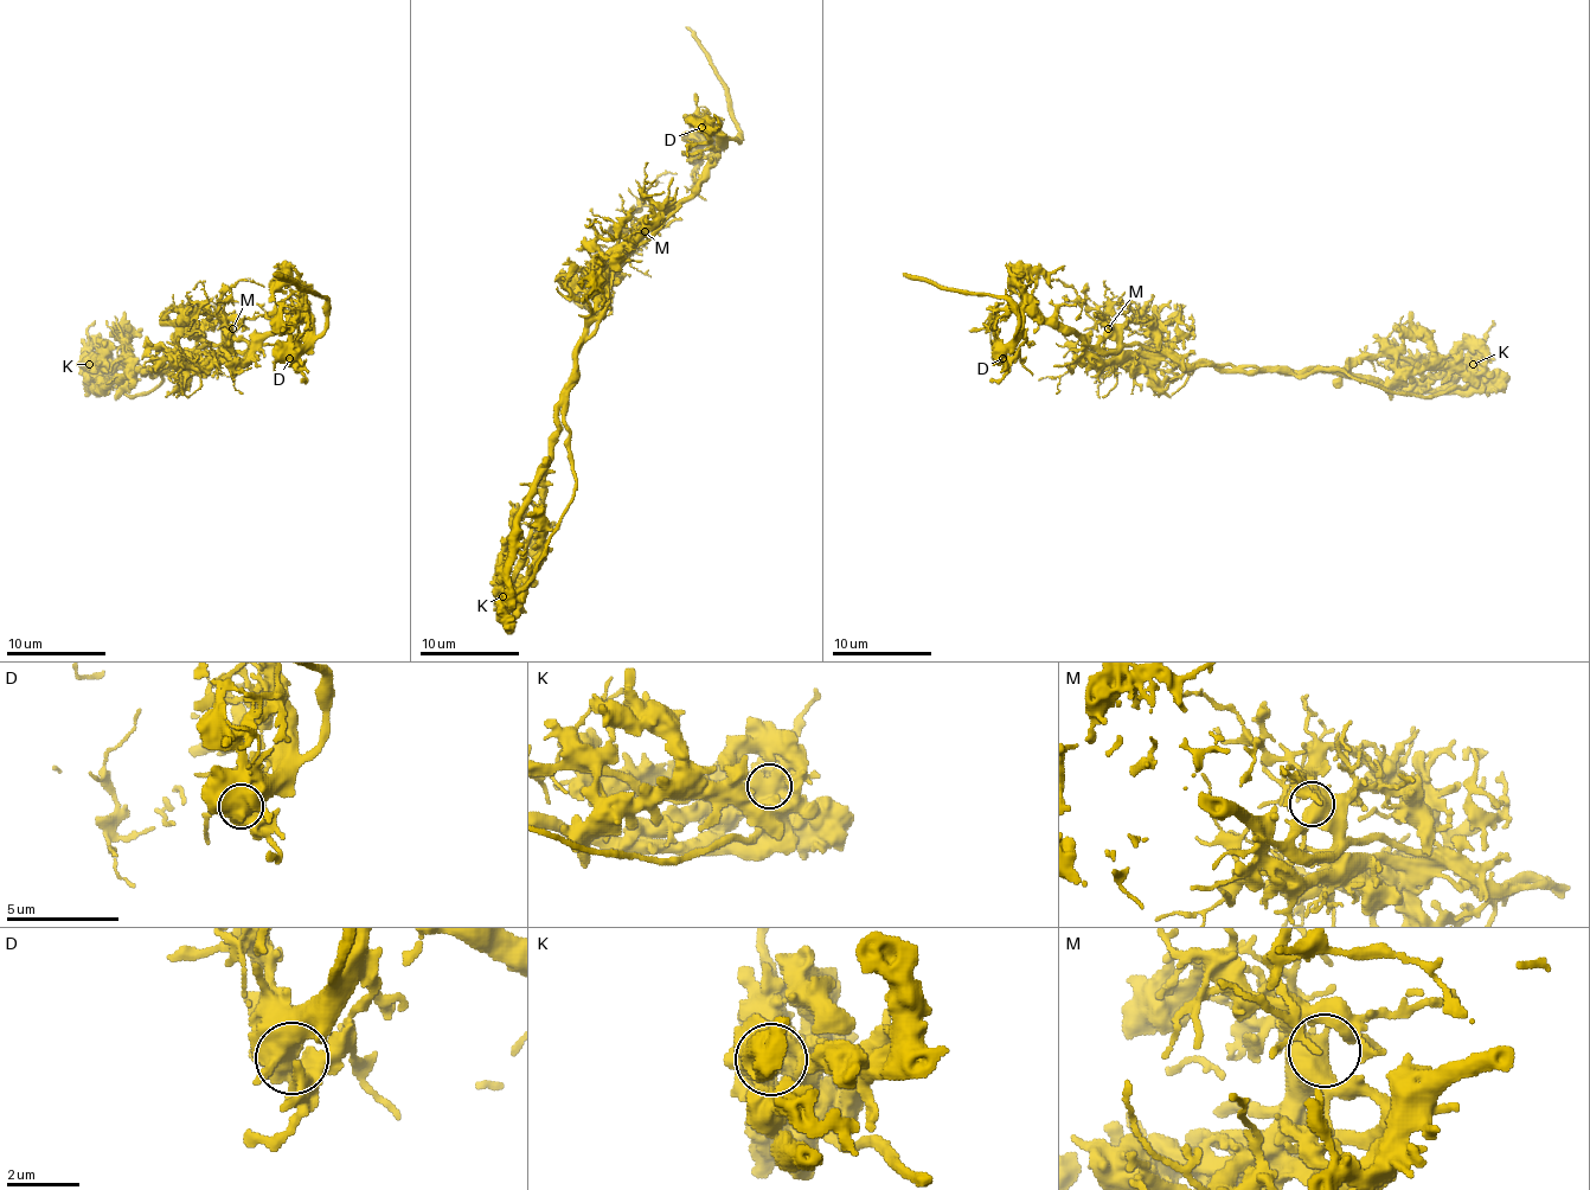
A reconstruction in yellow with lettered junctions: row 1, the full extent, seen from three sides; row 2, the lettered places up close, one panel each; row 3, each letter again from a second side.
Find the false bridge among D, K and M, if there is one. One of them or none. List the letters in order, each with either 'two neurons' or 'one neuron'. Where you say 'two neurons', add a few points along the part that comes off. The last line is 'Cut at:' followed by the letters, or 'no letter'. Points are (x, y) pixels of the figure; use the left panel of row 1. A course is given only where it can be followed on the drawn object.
D: one neuron
K: two neurons; foreign part runs (90, 363), (127, 396), (147, 392), (155, 371), (194, 360), (235, 286), (264, 286)
M: one neuron
Cut at: K

